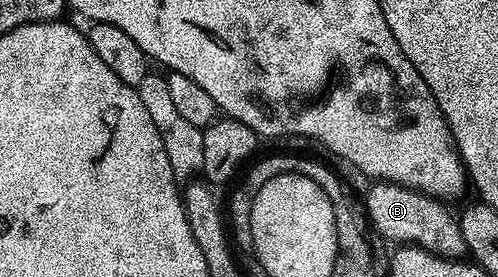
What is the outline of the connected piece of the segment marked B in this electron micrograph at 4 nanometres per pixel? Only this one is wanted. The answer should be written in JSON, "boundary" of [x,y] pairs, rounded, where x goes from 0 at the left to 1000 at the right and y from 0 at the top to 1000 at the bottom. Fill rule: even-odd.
{"boundary":[[[751,653],[731,708],[731,744],[749,845],[785,863],[791,884],[829,884],[865,906],[894,935],[928,935],[938,917],[932,841],[924,841],[920,776],[904,765],[894,729],[869,718],[825,675],[801,661]]]}

